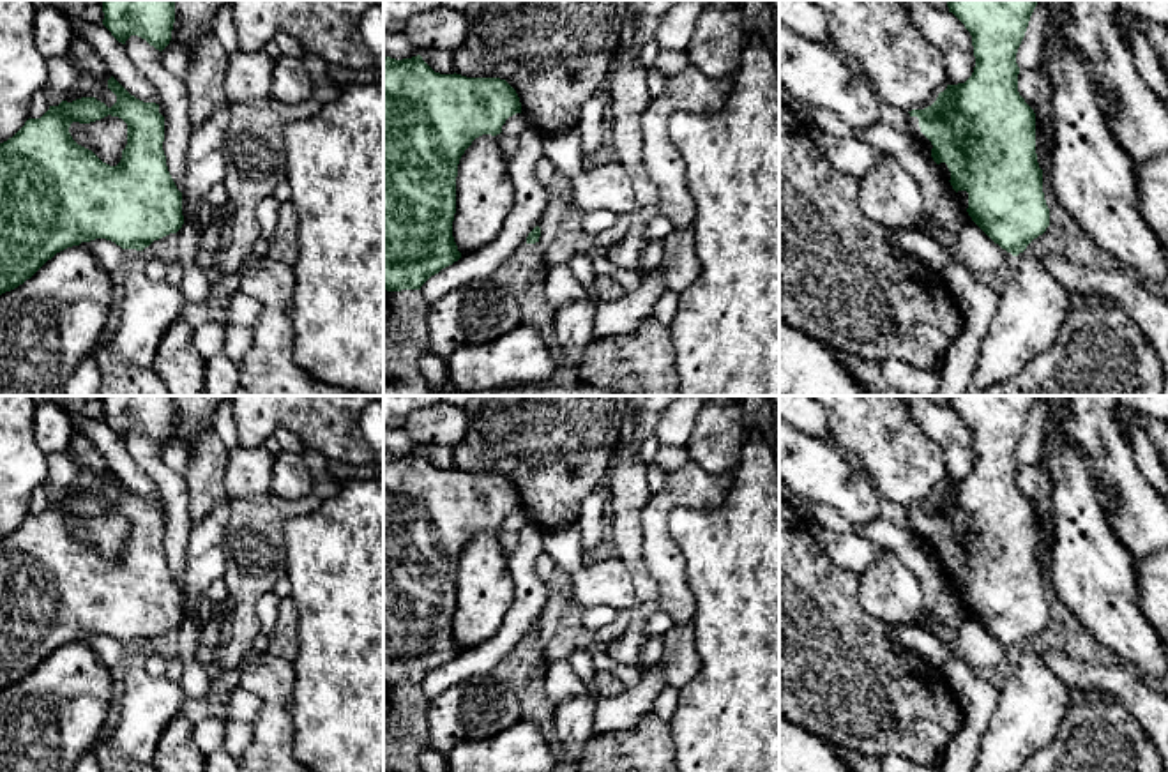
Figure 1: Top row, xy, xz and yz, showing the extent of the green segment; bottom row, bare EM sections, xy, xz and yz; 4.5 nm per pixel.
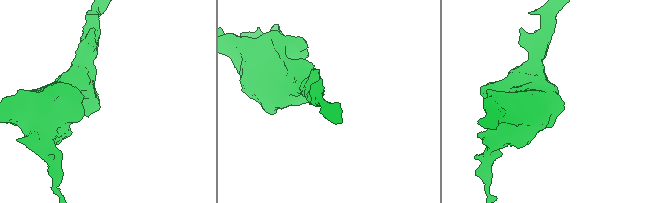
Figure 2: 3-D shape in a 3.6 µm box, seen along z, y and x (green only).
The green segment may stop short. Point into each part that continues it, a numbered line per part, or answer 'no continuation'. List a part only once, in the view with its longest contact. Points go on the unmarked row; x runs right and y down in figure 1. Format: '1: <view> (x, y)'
1: yz (914, 523)

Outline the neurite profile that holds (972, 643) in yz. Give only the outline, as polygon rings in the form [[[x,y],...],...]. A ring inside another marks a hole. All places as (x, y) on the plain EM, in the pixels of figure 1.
[[[965,618],[947,643],[921,624],[894,624],[891,638],[940,671],[952,655],[958,655],[974,673],[1002,670],[1016,657],[1016,652],[972,618]]]

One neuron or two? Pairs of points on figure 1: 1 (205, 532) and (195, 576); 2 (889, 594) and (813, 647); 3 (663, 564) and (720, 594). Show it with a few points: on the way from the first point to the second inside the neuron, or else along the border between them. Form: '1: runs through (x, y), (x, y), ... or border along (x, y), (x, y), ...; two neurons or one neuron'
1: runs through (205, 543), (204, 566); one neuron
2: border along (857, 576), (859, 603), (870, 613), (893, 624); two neurons
3: border along (670, 537), (684, 559), (695, 617); two neurons

